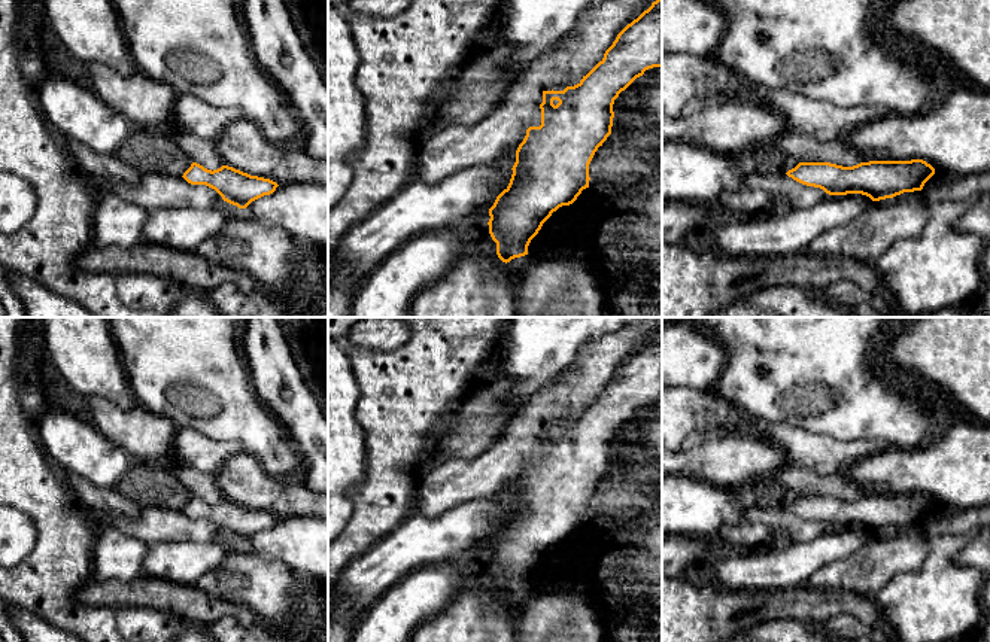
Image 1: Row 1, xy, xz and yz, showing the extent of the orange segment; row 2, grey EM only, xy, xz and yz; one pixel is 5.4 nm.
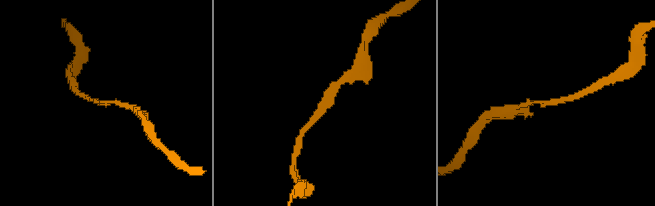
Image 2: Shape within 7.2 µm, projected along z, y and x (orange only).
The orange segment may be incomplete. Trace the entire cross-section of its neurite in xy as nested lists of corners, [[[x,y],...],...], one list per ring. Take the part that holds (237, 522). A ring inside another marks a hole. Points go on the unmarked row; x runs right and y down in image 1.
[[[192,496],[182,511],[191,518],[215,523],[224,535],[239,542],[246,542],[252,535],[273,527],[279,520],[270,512],[250,509],[228,499],[212,505],[197,496]]]

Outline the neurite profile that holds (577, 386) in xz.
[[[643,317],[587,341],[570,366],[529,396],[526,410],[543,425],[564,425],[580,417],[602,395],[617,368],[659,331],[662,331],[662,317]]]

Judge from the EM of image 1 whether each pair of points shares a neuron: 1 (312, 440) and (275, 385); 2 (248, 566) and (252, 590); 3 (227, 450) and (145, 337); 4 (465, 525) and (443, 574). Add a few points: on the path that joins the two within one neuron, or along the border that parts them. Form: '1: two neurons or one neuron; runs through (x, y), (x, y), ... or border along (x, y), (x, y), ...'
1: one neuron; runs through (307, 426), (288, 398)
2: one neuron; runs through (248, 572), (252, 584)
3: two neurons; border along (222, 438), (237, 441), (243, 450)
4: two neurons; border along (458, 557), (445, 557), (418, 568)

